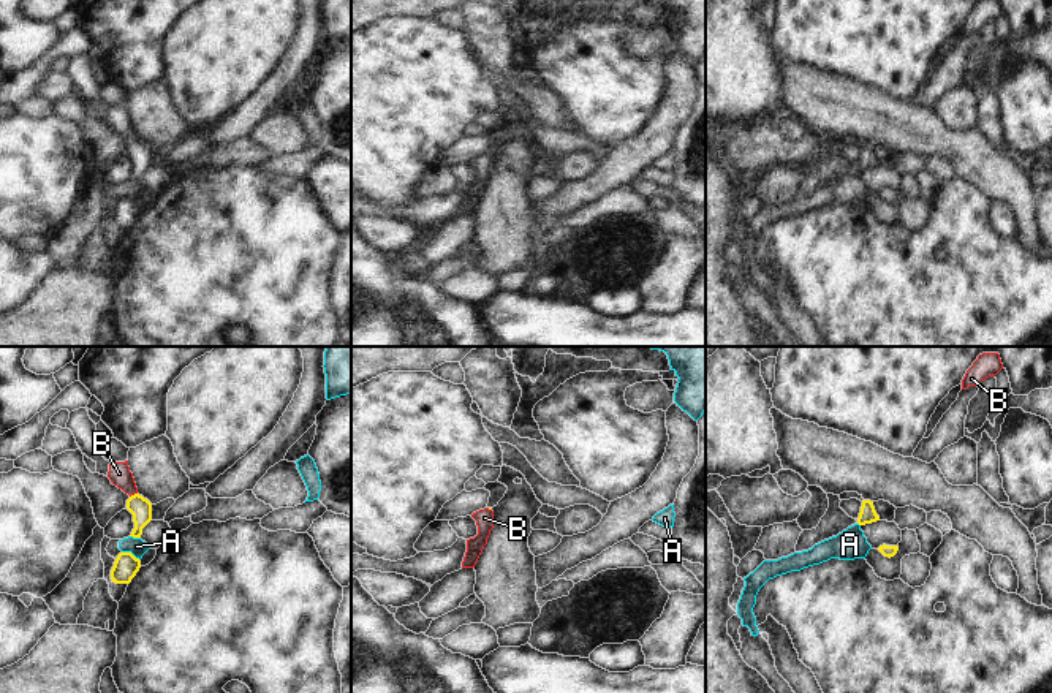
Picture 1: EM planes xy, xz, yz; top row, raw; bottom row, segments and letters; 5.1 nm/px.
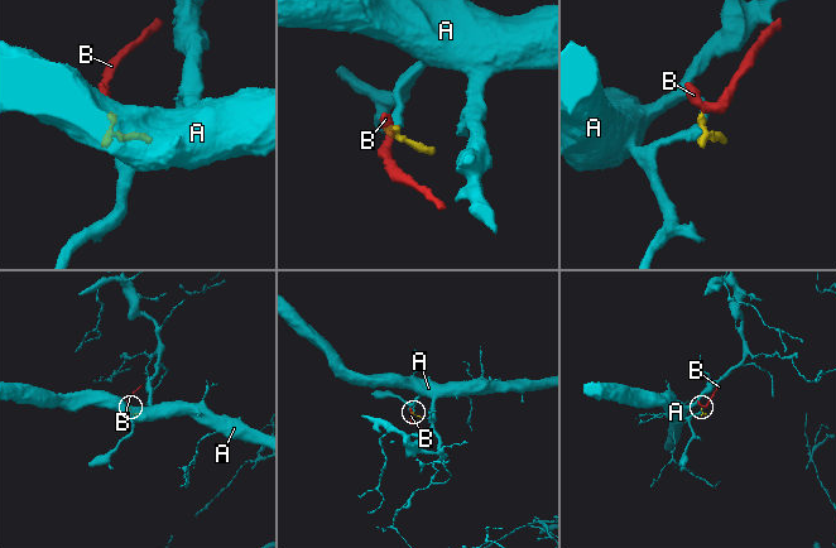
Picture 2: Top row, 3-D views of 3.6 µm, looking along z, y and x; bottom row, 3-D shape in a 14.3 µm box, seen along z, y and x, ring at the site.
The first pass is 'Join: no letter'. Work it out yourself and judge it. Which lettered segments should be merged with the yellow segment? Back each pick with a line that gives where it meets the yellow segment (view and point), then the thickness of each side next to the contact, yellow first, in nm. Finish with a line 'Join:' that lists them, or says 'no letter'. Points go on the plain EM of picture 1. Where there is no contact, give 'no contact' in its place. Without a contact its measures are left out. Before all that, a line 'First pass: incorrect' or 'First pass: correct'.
First pass: incorrect
B: meets yellow in xy at (135, 140); 110 nm thick on the yellow side, 120 nm on the other
Join: B

